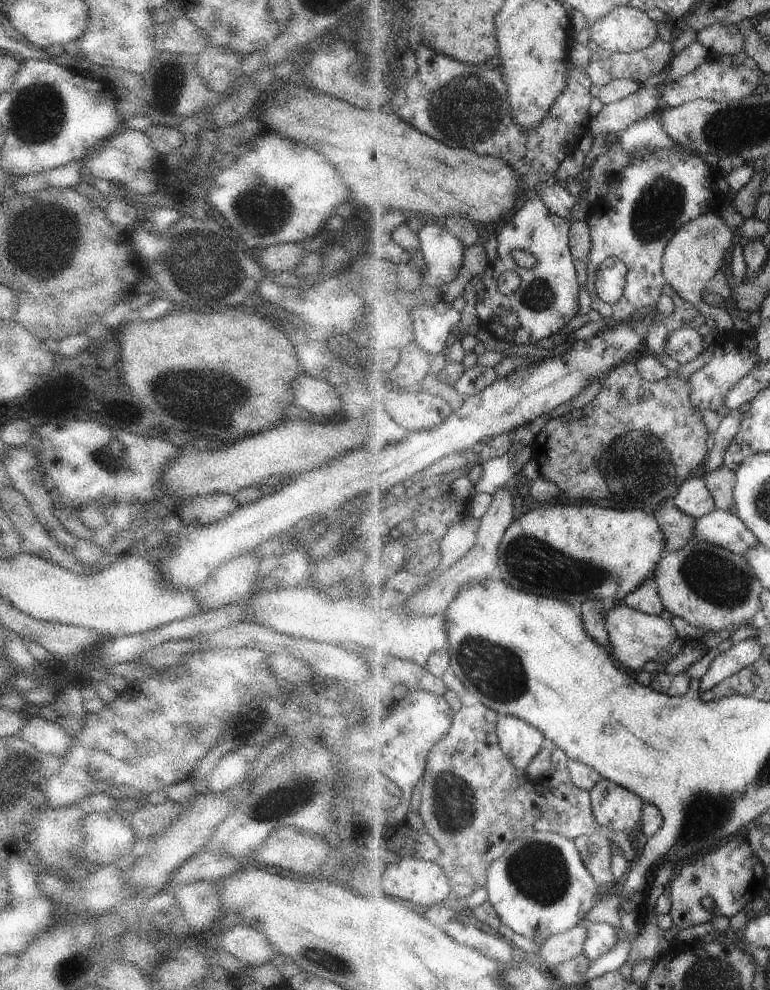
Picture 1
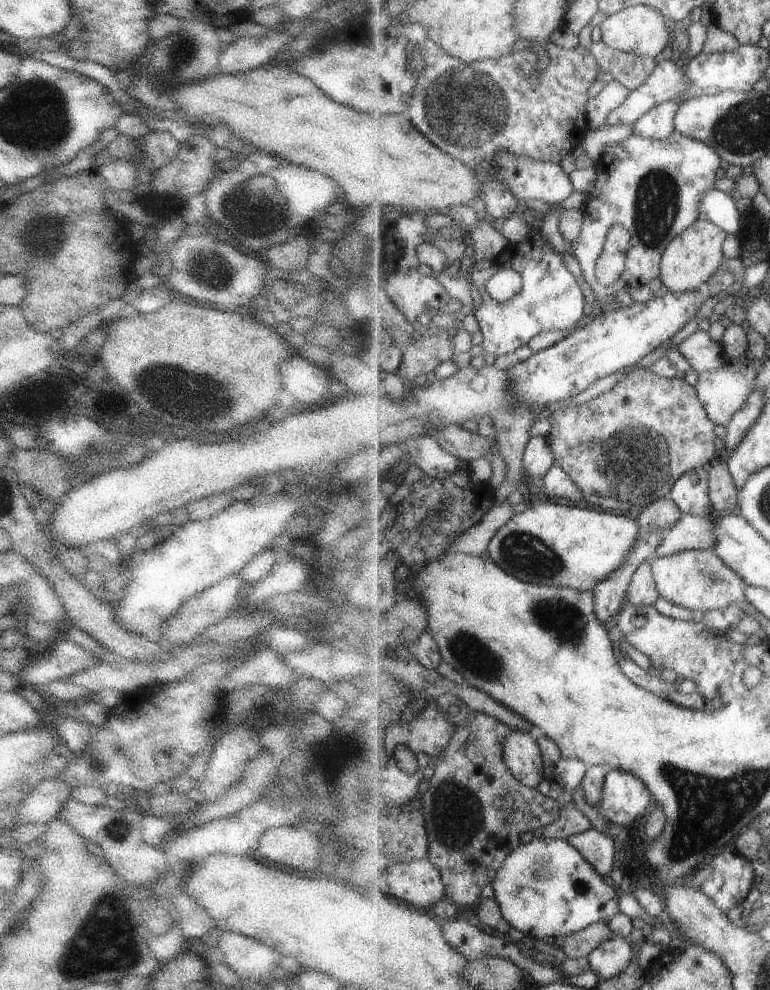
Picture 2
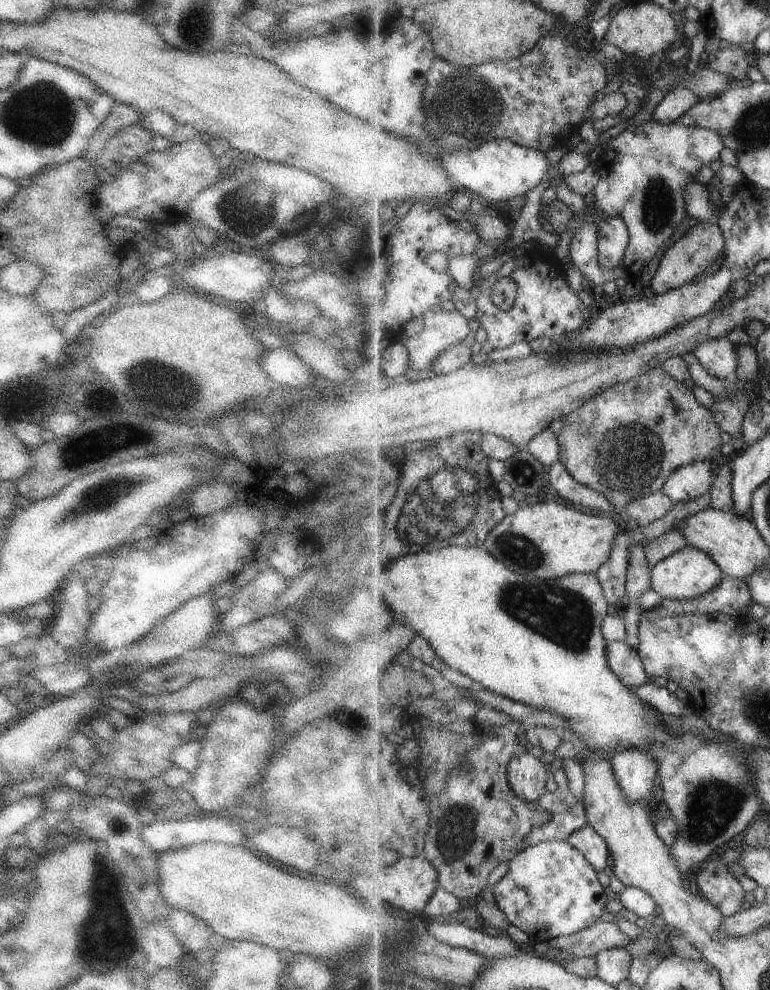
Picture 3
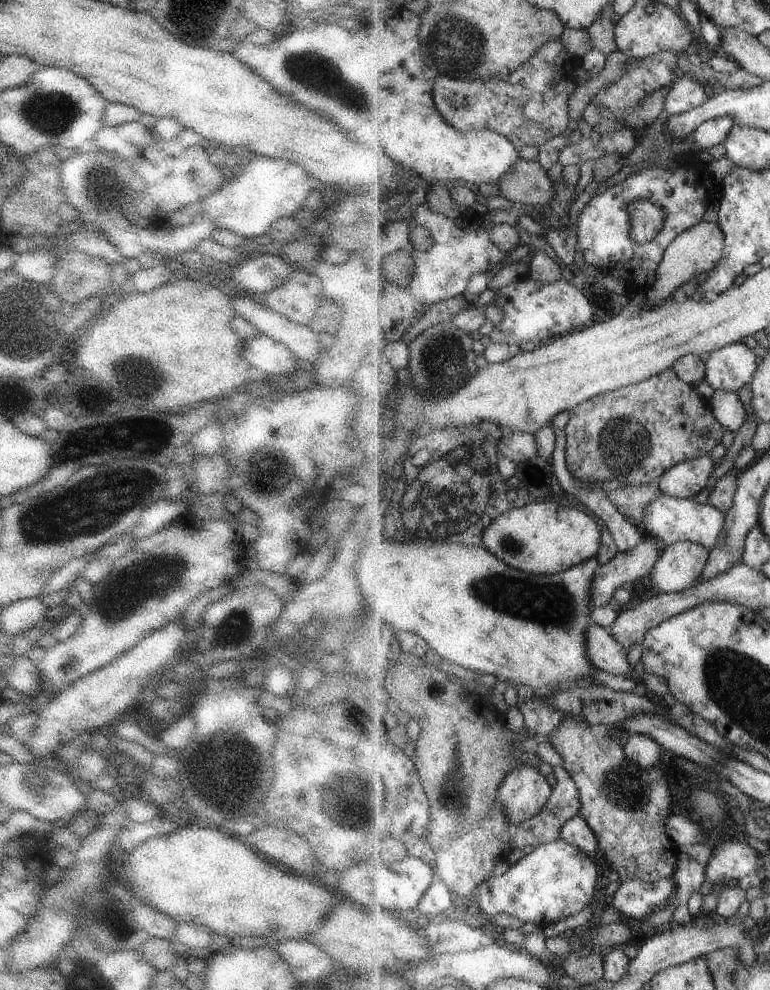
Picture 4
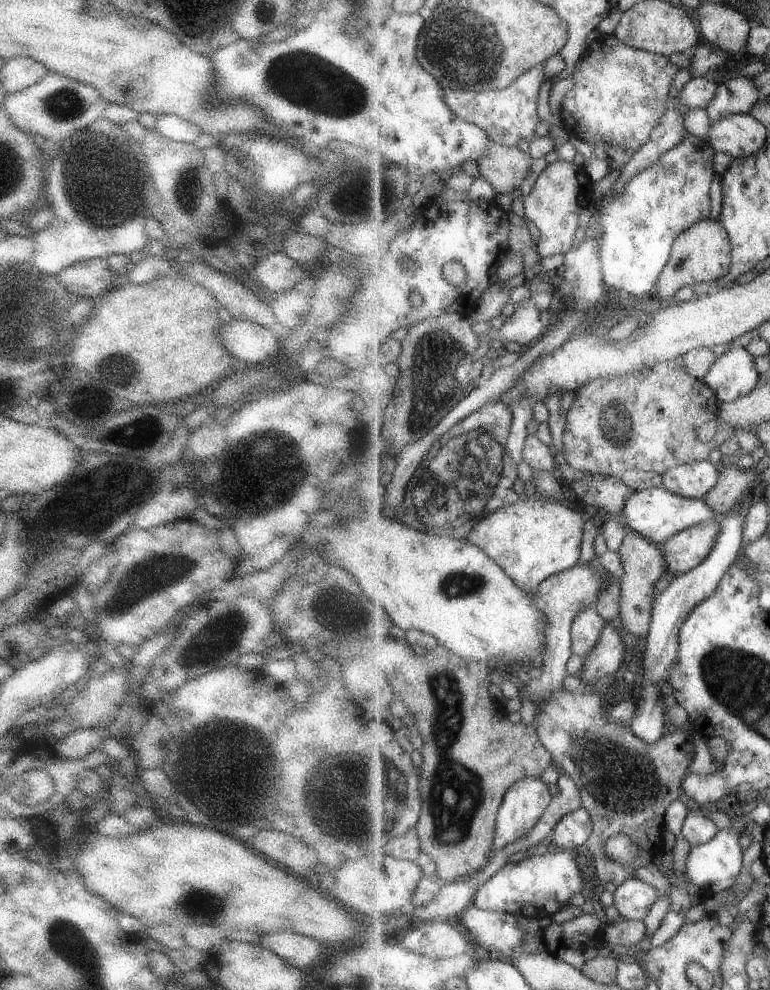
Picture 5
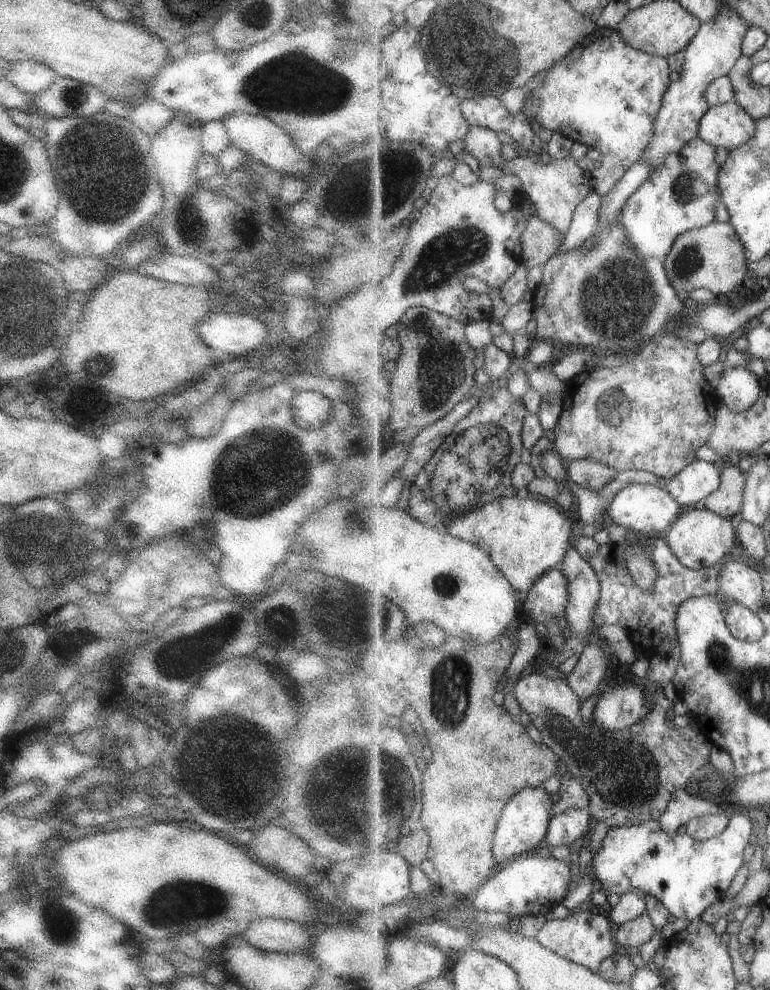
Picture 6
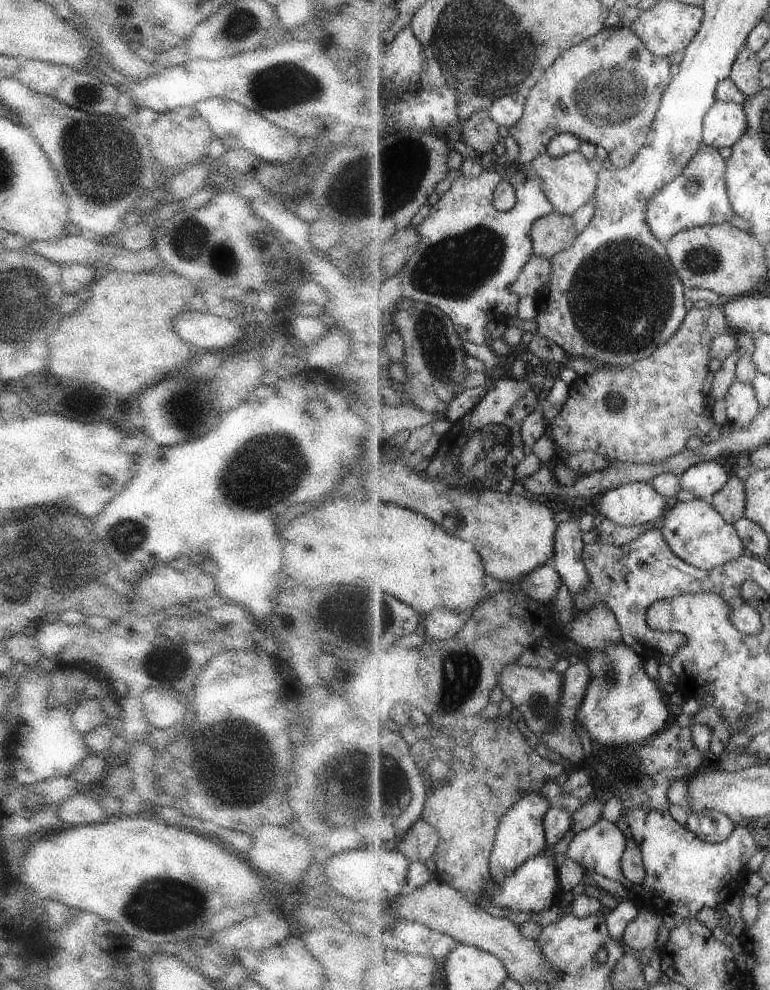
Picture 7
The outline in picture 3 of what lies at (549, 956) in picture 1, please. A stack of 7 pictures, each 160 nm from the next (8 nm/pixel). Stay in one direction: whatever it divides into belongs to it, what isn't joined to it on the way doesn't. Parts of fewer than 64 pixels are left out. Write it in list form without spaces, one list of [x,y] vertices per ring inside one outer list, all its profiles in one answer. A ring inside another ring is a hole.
[[[598,920],[591,926],[573,933],[561,935],[555,940],[555,946],[561,951],[573,953],[576,957],[596,957],[601,951],[613,947],[629,946],[632,940],[617,926],[616,922]]]

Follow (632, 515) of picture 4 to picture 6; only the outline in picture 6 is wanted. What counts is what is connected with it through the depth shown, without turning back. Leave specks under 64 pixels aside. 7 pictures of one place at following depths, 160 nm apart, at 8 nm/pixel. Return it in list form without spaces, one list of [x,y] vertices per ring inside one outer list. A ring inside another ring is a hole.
[[[577,459],[568,466],[566,478],[588,489],[599,491],[619,474],[616,468],[591,459]]]

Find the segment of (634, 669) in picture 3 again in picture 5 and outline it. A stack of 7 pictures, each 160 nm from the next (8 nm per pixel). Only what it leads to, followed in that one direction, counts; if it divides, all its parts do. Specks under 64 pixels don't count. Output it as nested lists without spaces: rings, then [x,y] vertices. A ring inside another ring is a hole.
[[[596,602],[578,614],[572,624],[572,652],[584,658],[593,650],[606,623],[599,614]]]

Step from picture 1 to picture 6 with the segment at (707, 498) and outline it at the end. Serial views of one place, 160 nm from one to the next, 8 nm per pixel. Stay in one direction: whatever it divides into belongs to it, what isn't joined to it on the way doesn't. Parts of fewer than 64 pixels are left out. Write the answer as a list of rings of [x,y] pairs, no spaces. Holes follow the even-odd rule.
[[[693,461],[687,468],[668,480],[665,488],[683,508],[701,506],[701,501],[720,487],[722,472],[713,462]]]

